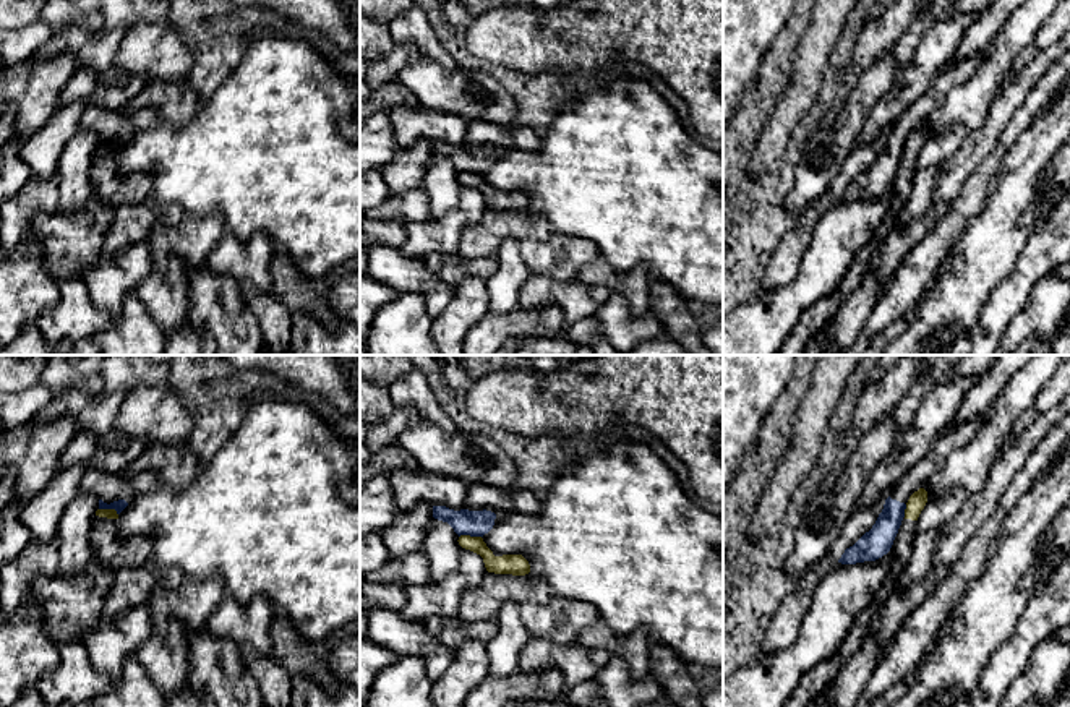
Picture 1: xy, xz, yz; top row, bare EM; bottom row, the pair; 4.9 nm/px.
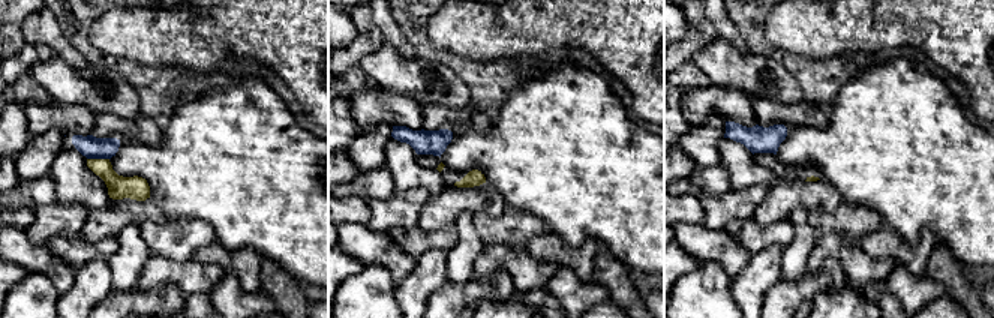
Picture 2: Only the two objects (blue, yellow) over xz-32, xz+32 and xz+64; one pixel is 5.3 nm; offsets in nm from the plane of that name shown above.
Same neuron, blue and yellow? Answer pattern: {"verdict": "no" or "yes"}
{"verdict": "no"}

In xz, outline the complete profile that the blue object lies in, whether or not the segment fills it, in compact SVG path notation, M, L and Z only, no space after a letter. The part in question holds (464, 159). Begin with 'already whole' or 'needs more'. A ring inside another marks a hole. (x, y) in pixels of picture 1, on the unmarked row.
already whole | M433 143L433 154L447 159L459 174L460 172L483 174L493 165L496 151L486 146L454 148L446 143Z

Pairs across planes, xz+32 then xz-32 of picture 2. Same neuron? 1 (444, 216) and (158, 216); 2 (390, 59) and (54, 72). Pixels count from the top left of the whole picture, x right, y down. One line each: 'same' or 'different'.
1: same
2: same

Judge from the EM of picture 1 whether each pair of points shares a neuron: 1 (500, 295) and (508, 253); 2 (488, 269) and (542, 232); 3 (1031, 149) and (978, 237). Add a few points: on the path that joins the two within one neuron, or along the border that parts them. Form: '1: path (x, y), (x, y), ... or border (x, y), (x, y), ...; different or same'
1: path (505, 286), (508, 281), (508, 263); same
2: border (495, 253), (475, 258), (456, 255); different
3: path (1022, 171), (1017, 187), (999, 216); same

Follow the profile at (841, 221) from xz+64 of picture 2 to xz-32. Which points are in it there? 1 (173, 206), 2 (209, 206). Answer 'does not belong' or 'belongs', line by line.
1: does not belong
2: does not belong

